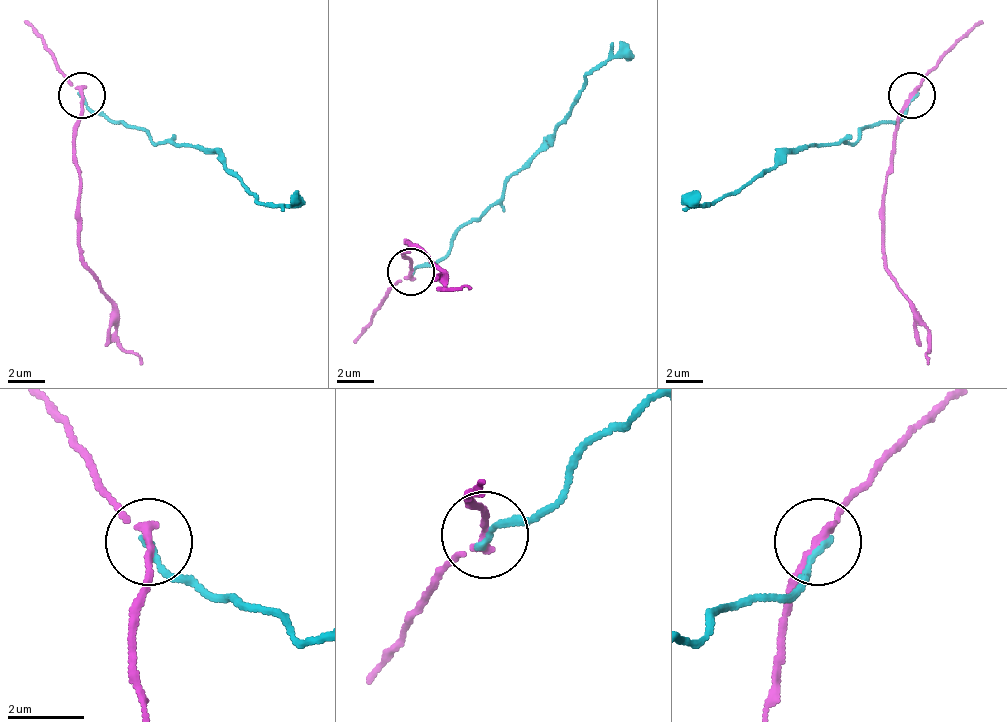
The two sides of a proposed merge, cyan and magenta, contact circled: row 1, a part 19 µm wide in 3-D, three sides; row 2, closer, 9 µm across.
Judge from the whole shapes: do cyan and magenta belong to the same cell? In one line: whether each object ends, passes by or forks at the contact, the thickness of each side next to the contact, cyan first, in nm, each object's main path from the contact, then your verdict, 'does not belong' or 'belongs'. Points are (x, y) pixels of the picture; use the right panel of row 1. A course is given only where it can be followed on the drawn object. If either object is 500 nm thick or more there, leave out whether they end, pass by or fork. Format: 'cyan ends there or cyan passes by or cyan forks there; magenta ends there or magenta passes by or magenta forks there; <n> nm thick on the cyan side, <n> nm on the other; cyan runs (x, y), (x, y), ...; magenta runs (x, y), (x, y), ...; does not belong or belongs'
cyan ends there; magenta passes by; 160 nm thick on the cyan side, 190 nm on the other; cyan runs (910, 96), (896, 119), (869, 124), (855, 143), (790, 147), (715, 203), (683, 194); magenta runs (910, 96), (892, 138), (882, 259), (929, 338), (929, 366); does not belong

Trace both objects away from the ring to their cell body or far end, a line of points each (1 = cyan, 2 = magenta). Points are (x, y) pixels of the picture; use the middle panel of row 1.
1: (412, 270), (444, 256), (463, 229), (481, 215), (537, 150), (593, 75), (625, 43)
2: (412, 270), (402, 252), (407, 242), (440, 270), (444, 289), (472, 289)

